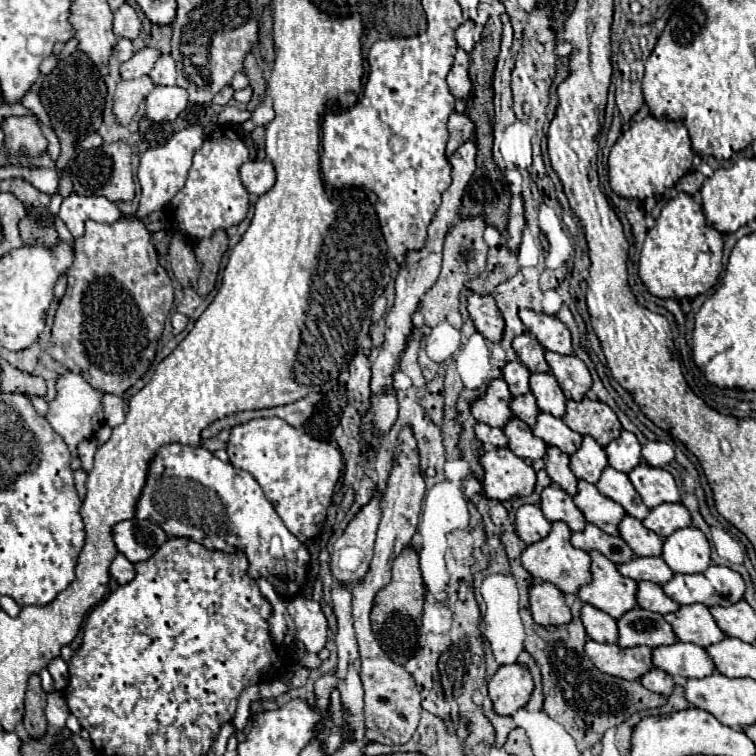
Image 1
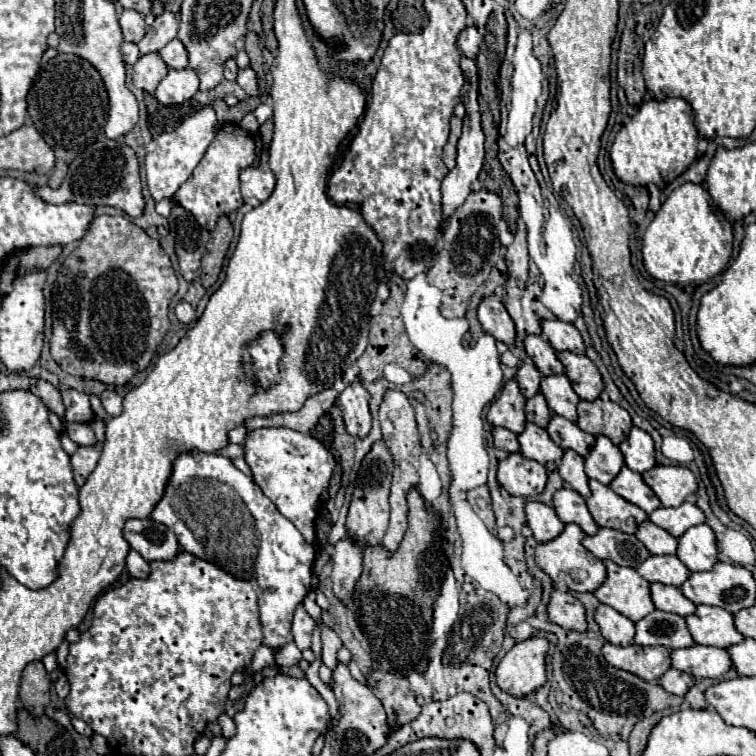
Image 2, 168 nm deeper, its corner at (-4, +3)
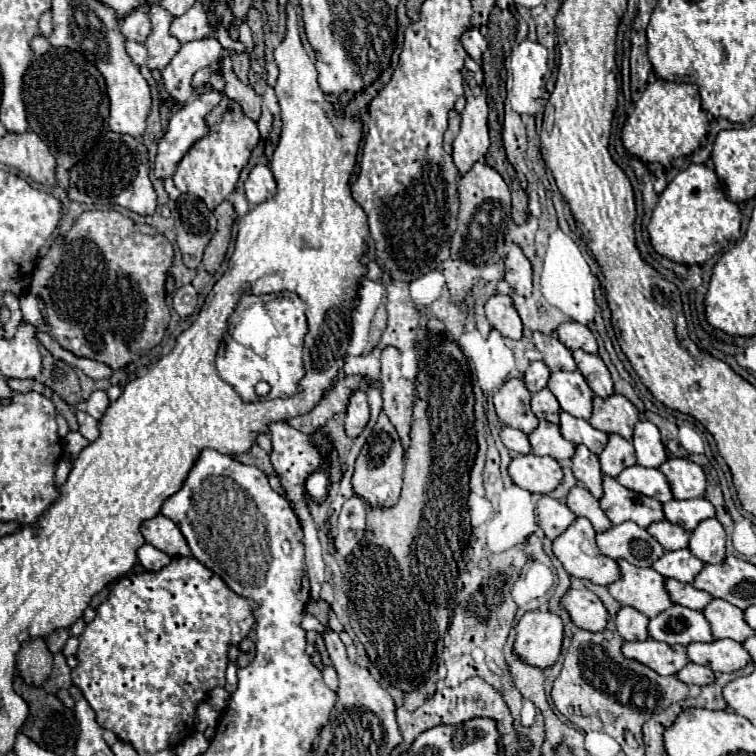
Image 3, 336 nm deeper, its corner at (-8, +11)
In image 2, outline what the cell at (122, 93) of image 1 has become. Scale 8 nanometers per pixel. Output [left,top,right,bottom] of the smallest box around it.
[132,52,168,90]

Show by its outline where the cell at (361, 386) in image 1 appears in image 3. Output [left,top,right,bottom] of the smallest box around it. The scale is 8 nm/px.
[346,390,370,438]

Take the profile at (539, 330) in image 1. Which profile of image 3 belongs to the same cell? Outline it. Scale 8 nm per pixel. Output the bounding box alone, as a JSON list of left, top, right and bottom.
[556,322,598,354]

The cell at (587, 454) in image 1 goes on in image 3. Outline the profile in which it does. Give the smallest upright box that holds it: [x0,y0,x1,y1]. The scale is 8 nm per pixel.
[598,434,636,478]

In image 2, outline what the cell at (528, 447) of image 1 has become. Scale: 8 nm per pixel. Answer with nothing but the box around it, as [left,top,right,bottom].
[518,422,564,464]

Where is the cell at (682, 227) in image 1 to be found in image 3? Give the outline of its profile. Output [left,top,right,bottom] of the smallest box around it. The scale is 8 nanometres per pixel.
[648,164,740,266]

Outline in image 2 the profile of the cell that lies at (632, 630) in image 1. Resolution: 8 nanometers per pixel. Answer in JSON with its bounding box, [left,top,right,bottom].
[636,610,696,648]

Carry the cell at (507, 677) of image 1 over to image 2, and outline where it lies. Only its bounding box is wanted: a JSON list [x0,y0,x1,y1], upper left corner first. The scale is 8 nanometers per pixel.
[496,636,548,696]

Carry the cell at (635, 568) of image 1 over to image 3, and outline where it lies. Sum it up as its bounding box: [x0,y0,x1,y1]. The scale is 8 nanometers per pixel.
[652,548,704,582]

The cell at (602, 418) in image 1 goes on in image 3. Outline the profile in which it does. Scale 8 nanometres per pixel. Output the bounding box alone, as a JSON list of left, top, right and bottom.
[590,394,638,440]

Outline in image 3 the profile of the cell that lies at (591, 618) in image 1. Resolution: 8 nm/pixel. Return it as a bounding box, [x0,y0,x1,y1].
[616,606,648,640]

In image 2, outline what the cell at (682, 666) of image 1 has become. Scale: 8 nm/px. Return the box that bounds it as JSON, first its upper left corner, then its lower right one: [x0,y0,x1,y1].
[672,644,732,678]

